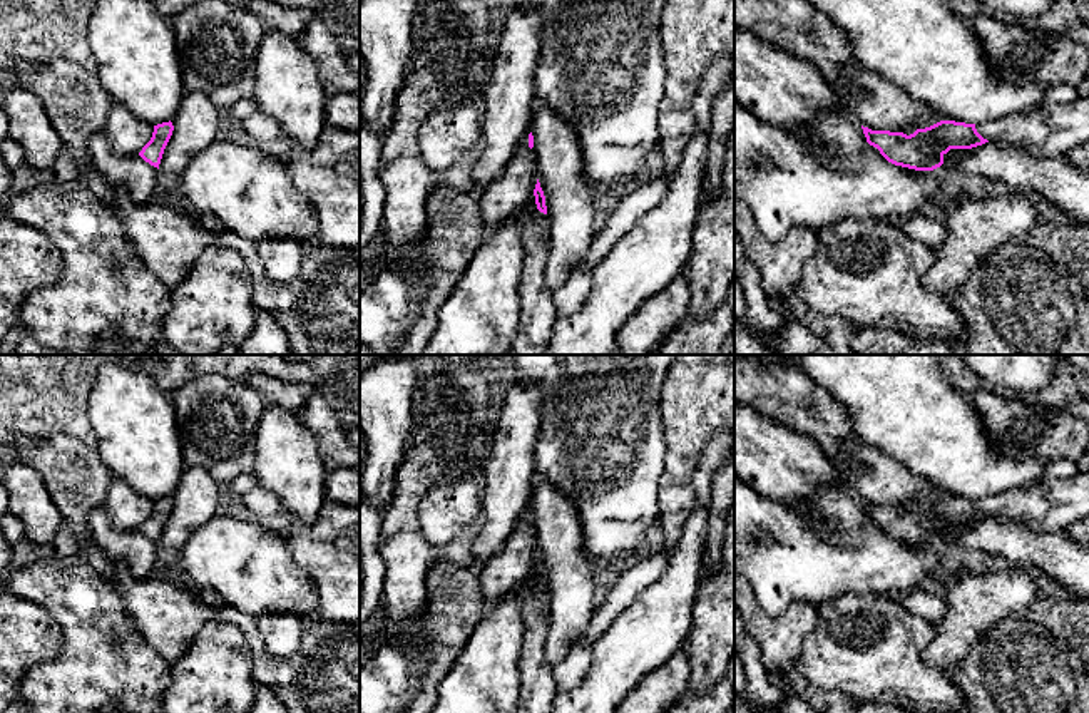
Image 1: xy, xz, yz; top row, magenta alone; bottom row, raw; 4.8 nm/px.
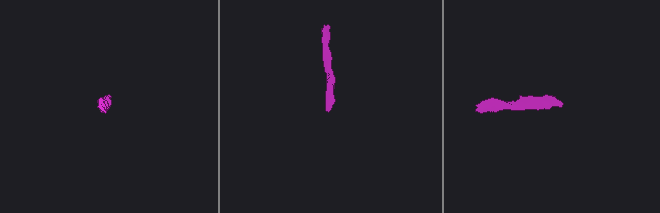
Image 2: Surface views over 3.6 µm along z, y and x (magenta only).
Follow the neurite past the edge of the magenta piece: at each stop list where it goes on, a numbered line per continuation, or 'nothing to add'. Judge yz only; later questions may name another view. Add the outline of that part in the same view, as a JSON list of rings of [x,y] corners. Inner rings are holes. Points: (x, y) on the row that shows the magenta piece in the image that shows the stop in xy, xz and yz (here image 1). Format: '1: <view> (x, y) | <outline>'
1: yz (1056, 129) | [[[1089,95],[1030,112],[1019,110],[977,124],[975,129],[987,141],[1019,144],[1030,154],[1064,157],[1089,141]]]

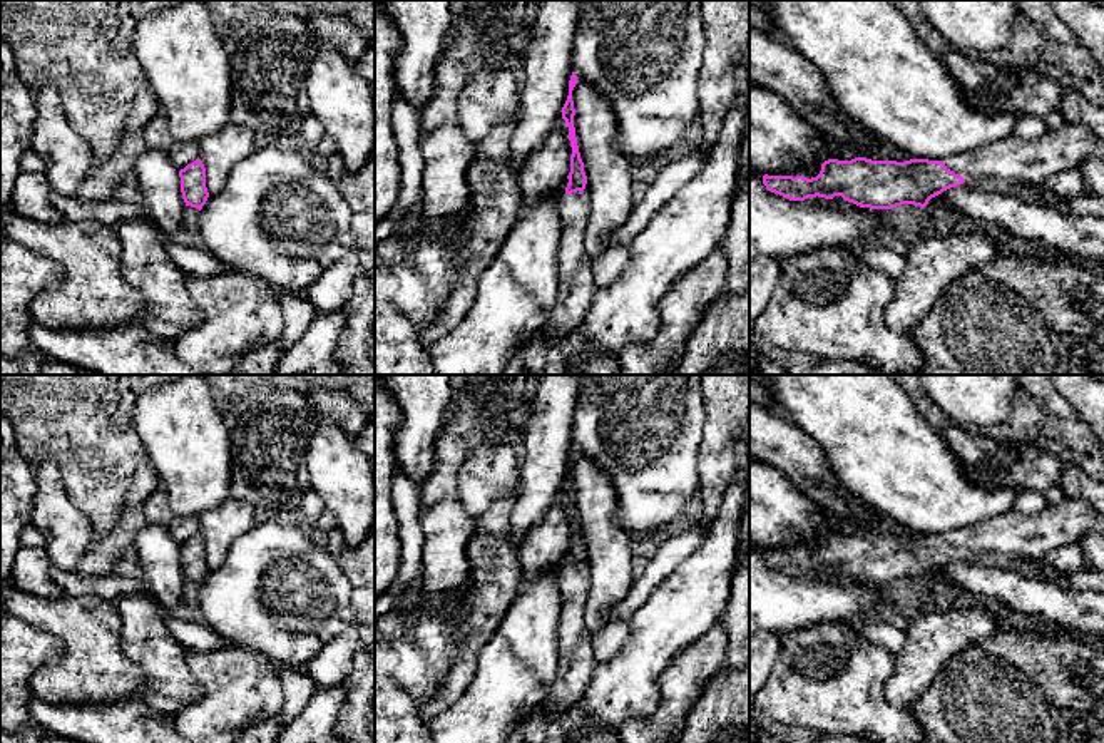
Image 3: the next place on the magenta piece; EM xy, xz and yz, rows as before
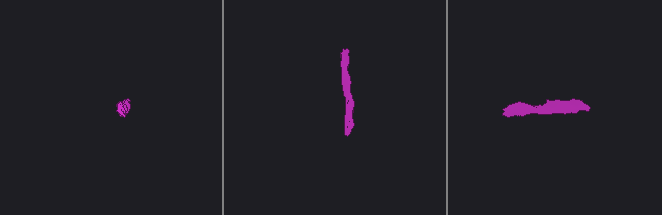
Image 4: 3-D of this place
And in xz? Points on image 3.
1: xz (576, 288) | [[[585,189],[562,196],[559,213],[562,228],[557,251],[557,300],[545,326],[552,338],[547,341],[544,375],[622,375],[617,356],[594,346],[579,363],[565,361],[564,343],[584,323],[597,291],[592,258],[584,249],[589,218]]]

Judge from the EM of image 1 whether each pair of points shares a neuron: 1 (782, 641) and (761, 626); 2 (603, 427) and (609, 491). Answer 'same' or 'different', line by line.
1: same
2: same

